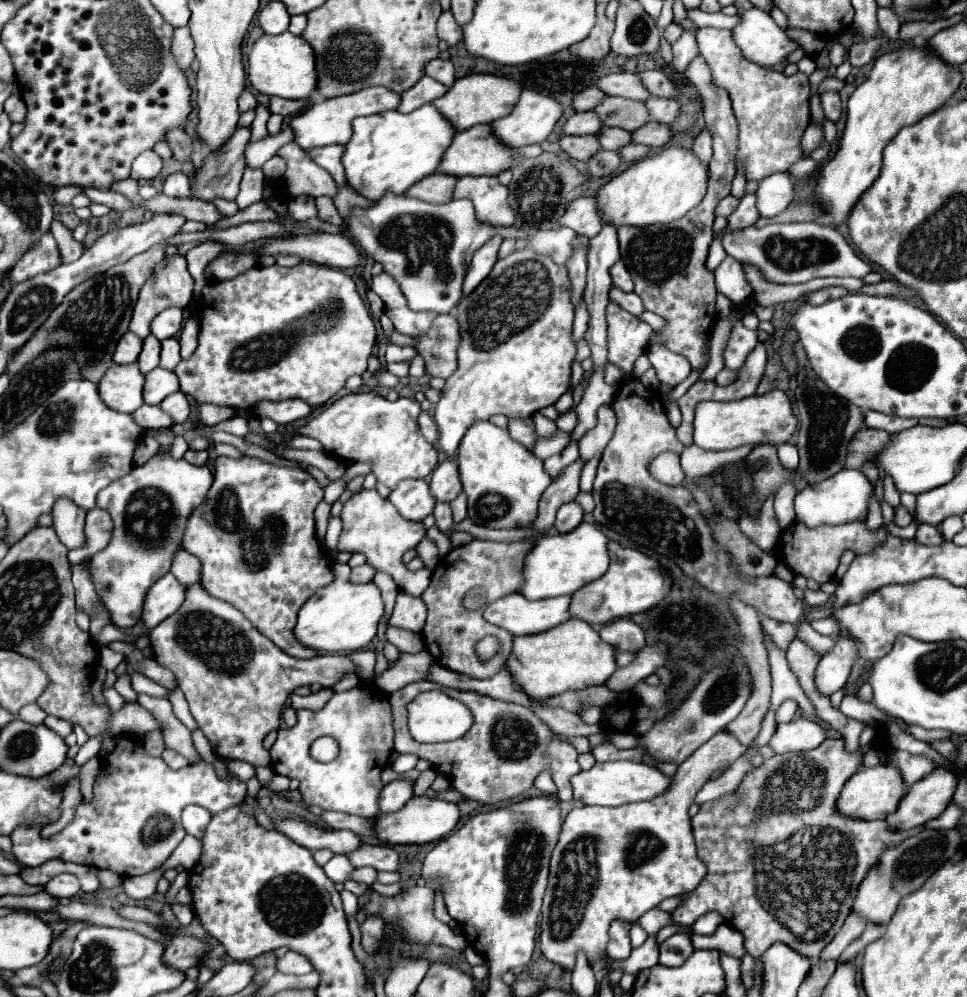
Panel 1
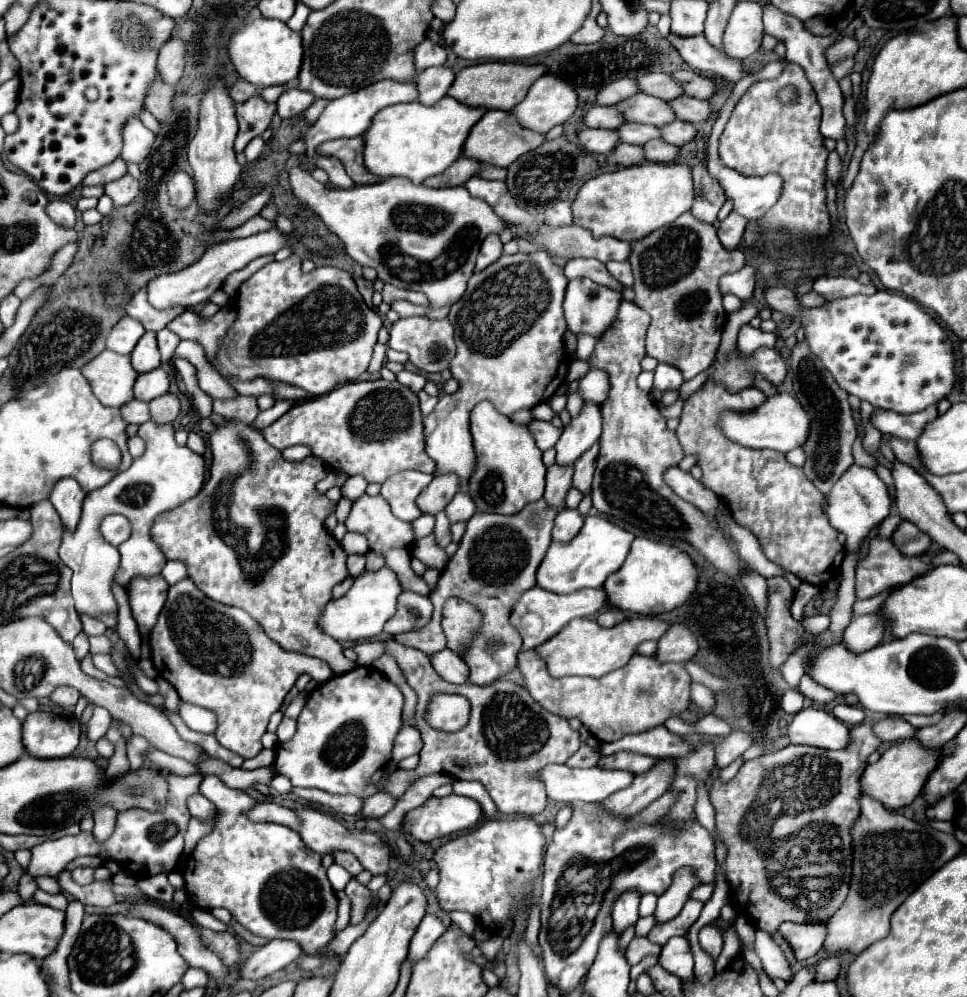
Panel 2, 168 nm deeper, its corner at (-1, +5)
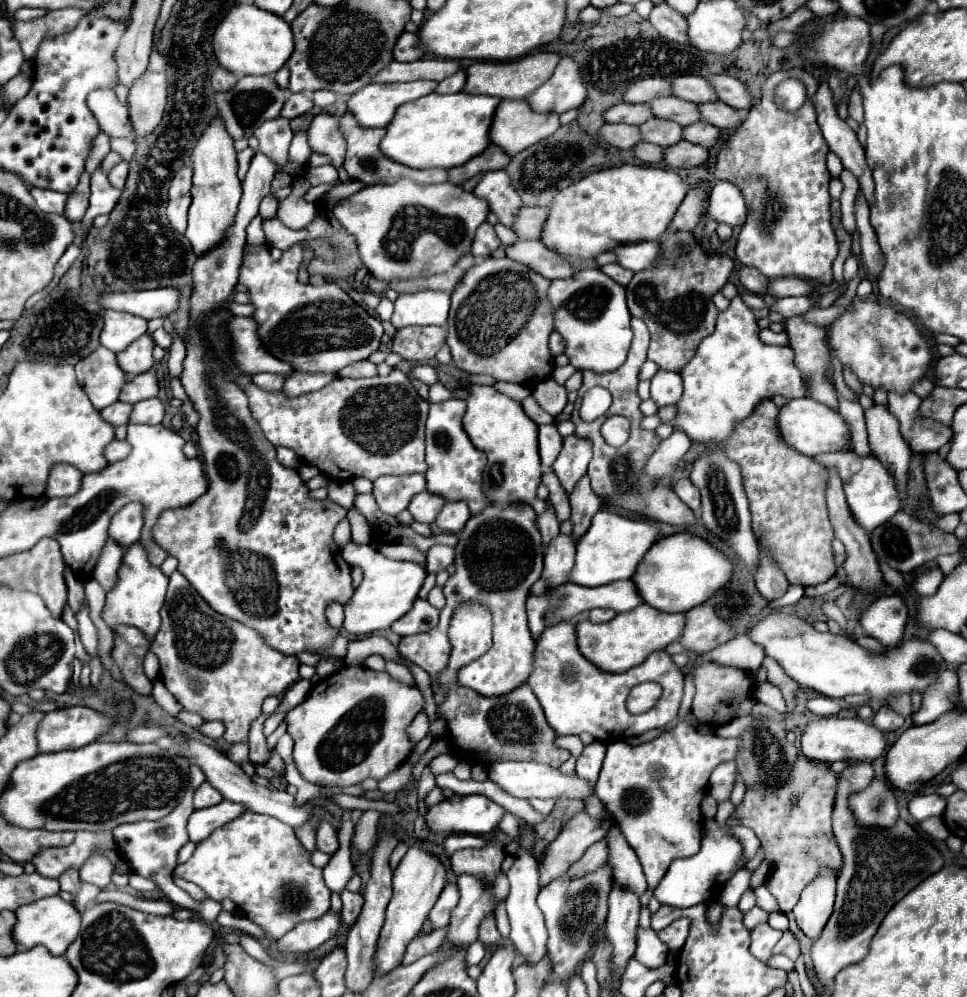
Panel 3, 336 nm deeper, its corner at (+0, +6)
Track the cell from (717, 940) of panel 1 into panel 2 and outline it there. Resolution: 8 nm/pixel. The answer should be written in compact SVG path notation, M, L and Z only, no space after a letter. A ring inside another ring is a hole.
M757 931L755 933L755 941L753 941L753 951L757 953L757 957L761 959L765 971L769 977L781 977L785 981L791 981L791 969L787 959L783 957L779 945L773 941L773 937L769 933Z

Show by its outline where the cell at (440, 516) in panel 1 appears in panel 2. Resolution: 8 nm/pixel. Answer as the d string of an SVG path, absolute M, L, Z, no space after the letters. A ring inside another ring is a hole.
M439 511L435 517L437 517L437 523L435 523L435 537L437 537L437 543L439 543L441 547L447 547L447 545L451 543L451 529L449 529L451 523L449 523L445 511Z

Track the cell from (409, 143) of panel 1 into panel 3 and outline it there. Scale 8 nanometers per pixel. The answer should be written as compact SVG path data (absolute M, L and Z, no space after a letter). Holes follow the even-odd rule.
M428 94L400 106L380 148L388 158L412 168L454 168L482 154L490 146L490 126L500 98L456 94Z

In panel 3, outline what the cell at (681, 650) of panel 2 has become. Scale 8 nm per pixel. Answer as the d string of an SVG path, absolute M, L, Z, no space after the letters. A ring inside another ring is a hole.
M708 604L696 606L688 610L686 616L688 616L688 628L684 628L680 642L682 646L698 654L710 652L736 636L736 630L716 614L714 606Z

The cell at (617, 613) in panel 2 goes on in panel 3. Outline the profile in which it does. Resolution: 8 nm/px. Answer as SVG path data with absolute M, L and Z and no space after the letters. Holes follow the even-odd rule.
M594 608L594 610L590 610L590 622L594 622L594 624L600 624L600 622L608 622L612 616L616 616L616 612L612 612L612 610L602 610L602 608Z

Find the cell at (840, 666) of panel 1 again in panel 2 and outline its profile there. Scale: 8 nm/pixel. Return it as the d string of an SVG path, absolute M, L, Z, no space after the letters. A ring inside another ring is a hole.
M877 613L861 615L861 617L853 617L849 627L845 629L843 645L853 655L859 655L859 653L865 653L871 647L879 645L883 635L885 635L885 623L881 621L881 617Z

